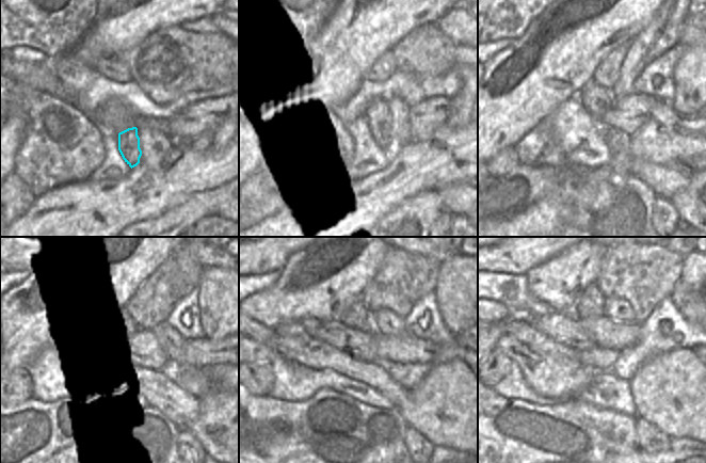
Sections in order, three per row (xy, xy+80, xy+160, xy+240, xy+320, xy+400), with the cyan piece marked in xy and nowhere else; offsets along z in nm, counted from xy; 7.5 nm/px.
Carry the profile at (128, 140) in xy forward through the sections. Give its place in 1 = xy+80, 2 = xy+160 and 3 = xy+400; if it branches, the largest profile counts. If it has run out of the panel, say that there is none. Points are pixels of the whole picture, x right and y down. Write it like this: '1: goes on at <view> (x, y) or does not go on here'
1: goes on at xy+80 (363, 131)
2: goes on at xy+160 (596, 99)
3: goes on at xy+400 (591, 302)

